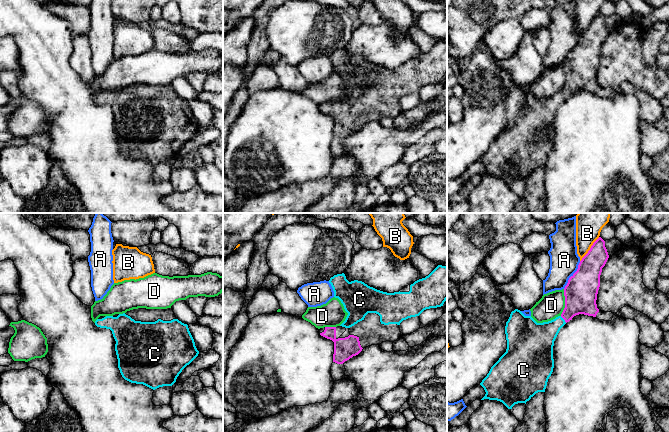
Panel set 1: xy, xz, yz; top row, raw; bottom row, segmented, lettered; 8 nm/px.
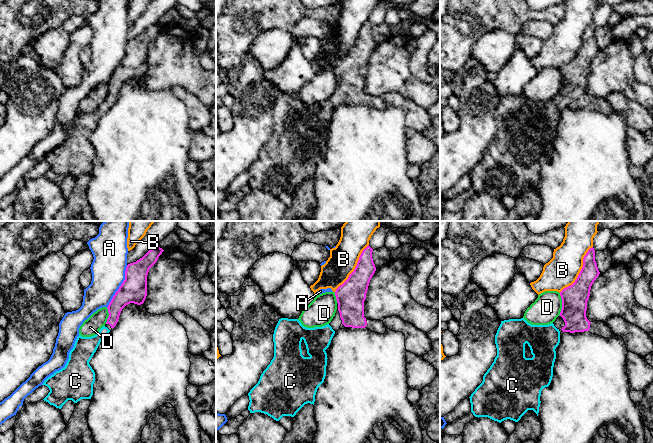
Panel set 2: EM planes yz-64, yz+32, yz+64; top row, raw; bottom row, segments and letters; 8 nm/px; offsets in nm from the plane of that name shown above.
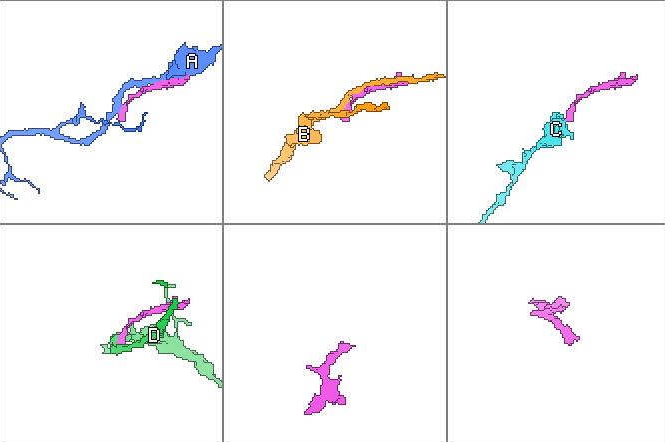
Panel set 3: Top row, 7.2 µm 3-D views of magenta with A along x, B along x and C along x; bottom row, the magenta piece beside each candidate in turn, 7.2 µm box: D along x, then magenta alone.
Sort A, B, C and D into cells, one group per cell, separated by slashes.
A / B / C / D

